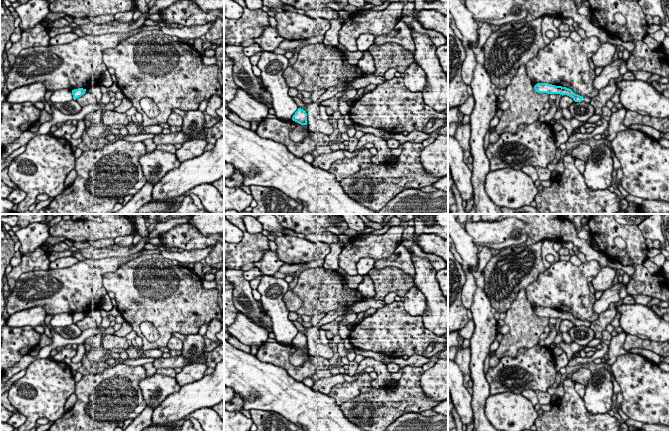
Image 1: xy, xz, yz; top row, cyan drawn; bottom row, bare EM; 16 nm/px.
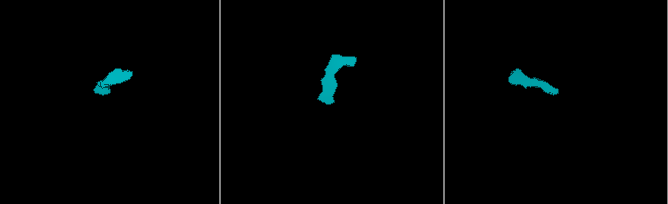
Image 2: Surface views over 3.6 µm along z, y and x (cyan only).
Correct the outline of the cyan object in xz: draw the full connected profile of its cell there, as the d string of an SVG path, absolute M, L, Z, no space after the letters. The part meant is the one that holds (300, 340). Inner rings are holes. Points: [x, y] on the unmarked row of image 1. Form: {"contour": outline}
{"contour": "M298 332L295 338L292 341L292 344L301 348L307 349L307 337L305 334Z"}

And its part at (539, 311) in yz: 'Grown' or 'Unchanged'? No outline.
Grown

